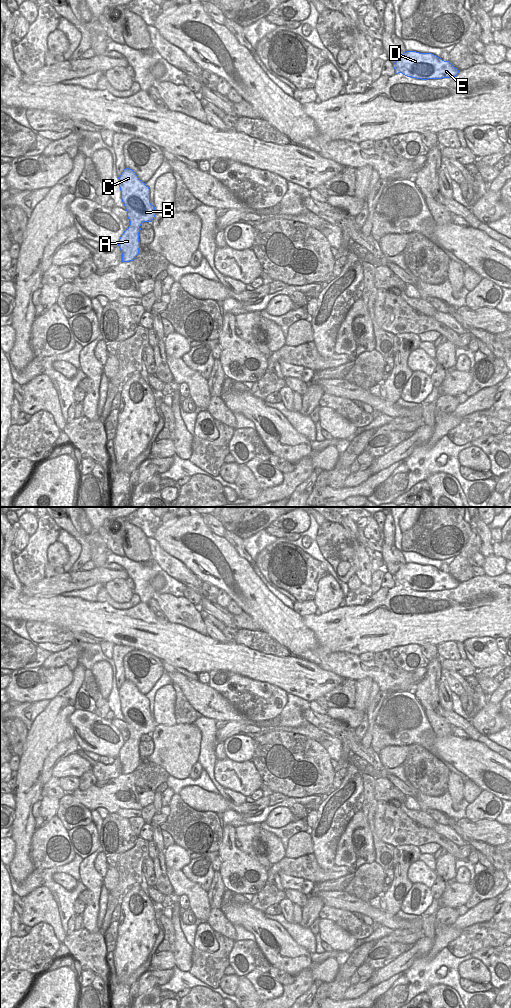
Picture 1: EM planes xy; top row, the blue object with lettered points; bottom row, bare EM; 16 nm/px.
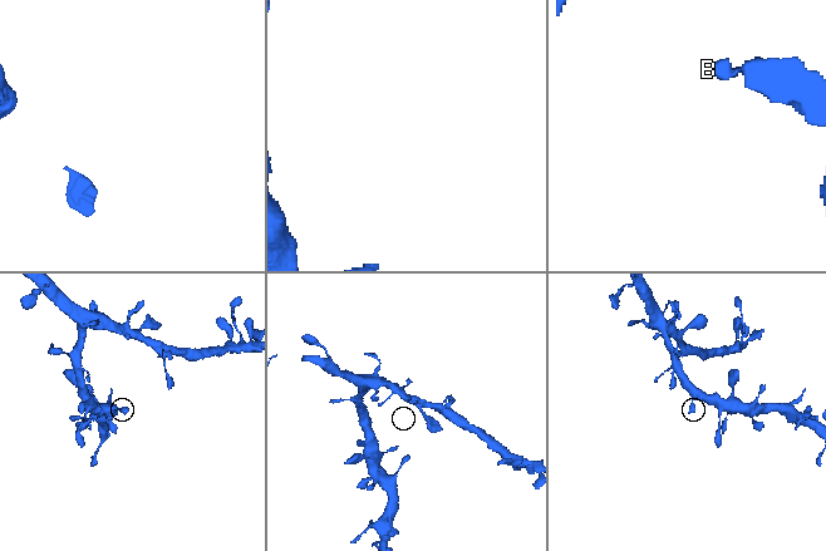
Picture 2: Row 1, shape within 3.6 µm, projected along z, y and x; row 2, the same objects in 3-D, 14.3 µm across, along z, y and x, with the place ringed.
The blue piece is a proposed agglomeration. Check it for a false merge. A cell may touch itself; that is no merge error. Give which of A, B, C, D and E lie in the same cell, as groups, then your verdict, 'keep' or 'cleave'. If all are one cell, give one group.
A B C D E; keep

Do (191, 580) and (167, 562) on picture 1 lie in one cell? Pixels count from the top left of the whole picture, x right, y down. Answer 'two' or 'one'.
one

